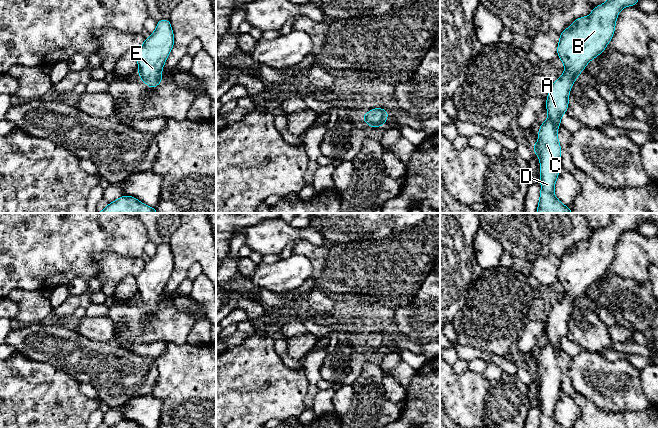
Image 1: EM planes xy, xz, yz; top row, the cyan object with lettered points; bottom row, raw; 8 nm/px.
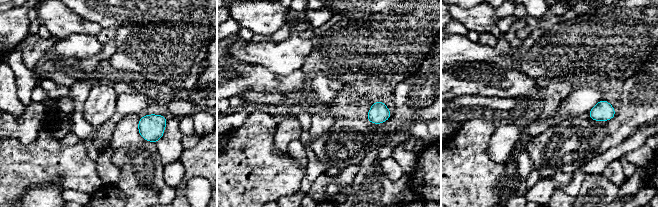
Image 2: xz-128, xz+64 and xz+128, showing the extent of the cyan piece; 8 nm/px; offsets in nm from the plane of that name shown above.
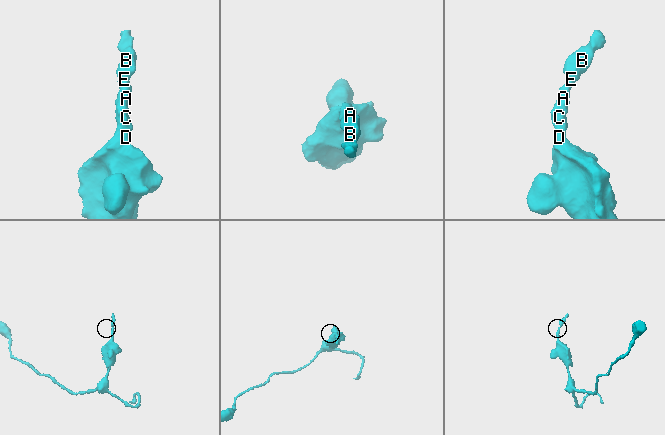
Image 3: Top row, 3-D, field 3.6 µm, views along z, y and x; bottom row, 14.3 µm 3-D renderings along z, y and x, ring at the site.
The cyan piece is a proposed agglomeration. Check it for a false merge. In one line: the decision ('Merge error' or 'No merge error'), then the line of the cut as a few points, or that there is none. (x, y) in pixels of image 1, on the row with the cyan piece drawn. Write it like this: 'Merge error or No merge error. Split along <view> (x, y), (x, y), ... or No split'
No merge error. No split

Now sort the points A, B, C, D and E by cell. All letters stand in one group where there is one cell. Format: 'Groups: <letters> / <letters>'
Groups: A B C D E

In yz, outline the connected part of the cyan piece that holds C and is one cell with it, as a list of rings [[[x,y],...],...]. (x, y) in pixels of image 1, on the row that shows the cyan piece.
[[[607,0],[593,7],[589,16],[572,21],[572,26],[560,34],[557,55],[564,64],[562,76],[549,86],[545,107],[548,119],[540,125],[538,142],[533,151],[539,157],[541,192],[536,213],[572,213],[554,195],[555,183],[562,170],[561,145],[557,131],[561,116],[567,113],[572,85],[586,65],[599,56],[611,41],[616,19],[627,6],[638,0]]]

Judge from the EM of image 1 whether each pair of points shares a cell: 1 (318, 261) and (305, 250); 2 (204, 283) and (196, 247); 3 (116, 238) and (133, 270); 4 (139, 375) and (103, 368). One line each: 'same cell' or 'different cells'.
1: same cell
2: different cells
3: different cells
4: same cell

